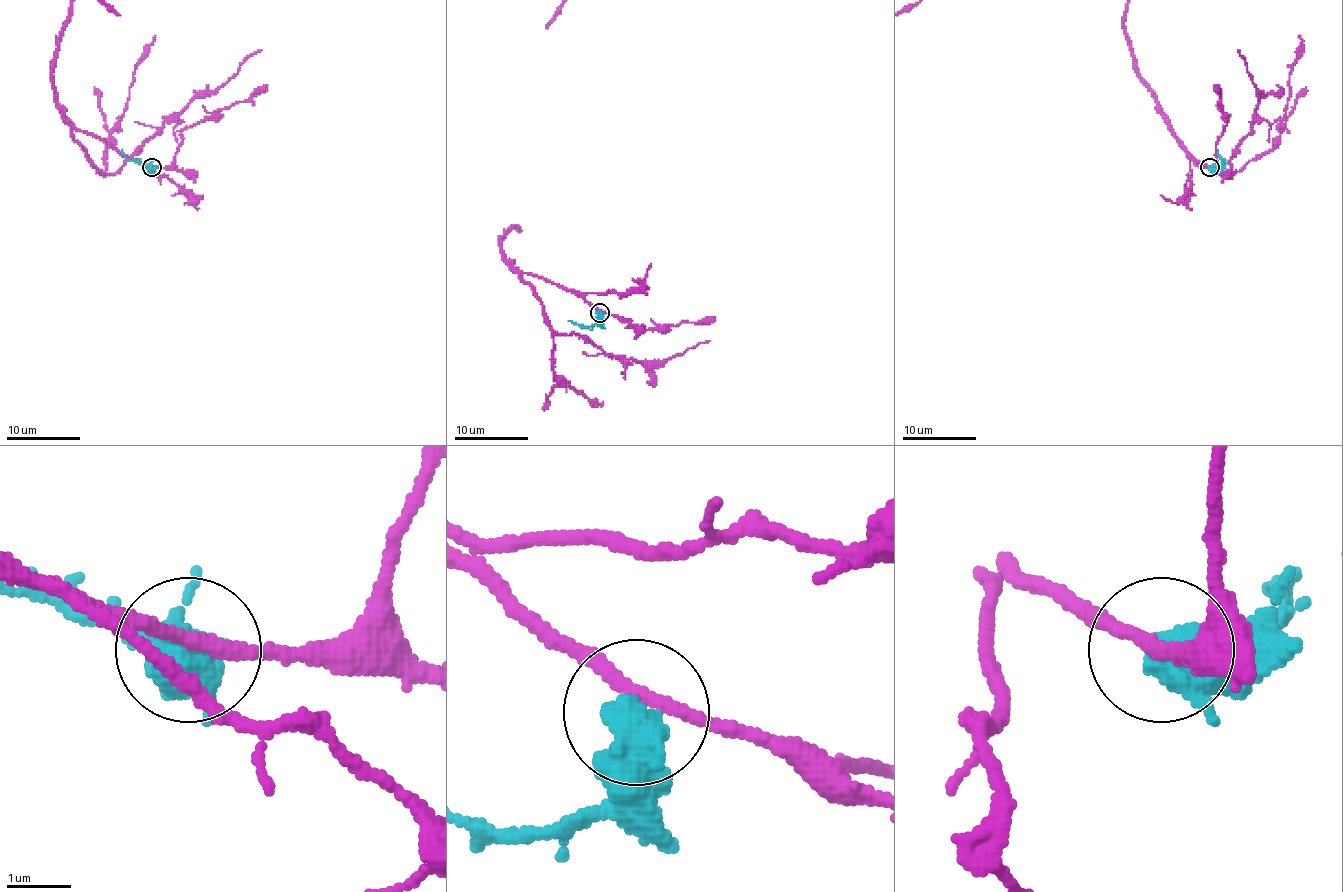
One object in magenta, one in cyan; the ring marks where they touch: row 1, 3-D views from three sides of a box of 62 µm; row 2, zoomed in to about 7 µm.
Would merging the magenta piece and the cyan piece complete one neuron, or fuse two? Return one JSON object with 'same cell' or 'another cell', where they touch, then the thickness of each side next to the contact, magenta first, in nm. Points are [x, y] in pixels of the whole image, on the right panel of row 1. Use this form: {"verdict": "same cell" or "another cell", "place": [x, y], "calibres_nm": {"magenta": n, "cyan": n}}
{"verdict": "another cell", "place": [1210, 167], "calibres_nm": {"magenta": 200, "cyan": 550}}

